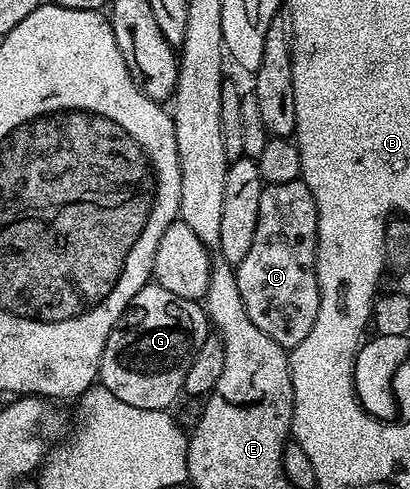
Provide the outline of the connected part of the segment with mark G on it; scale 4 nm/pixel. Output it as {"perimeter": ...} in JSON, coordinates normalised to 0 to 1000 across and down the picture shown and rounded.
{"perimeter":[[[368,575],[322,607],[293,656],[273,681],[263,681],[239,748],[246,789],[283,804],[310,828],[332,828],[332,836],[400,840],[422,834],[434,808],[446,806],[459,746],[468,746],[488,706],[498,706],[515,683],[517,663],[490,618],[439,607]]]}

